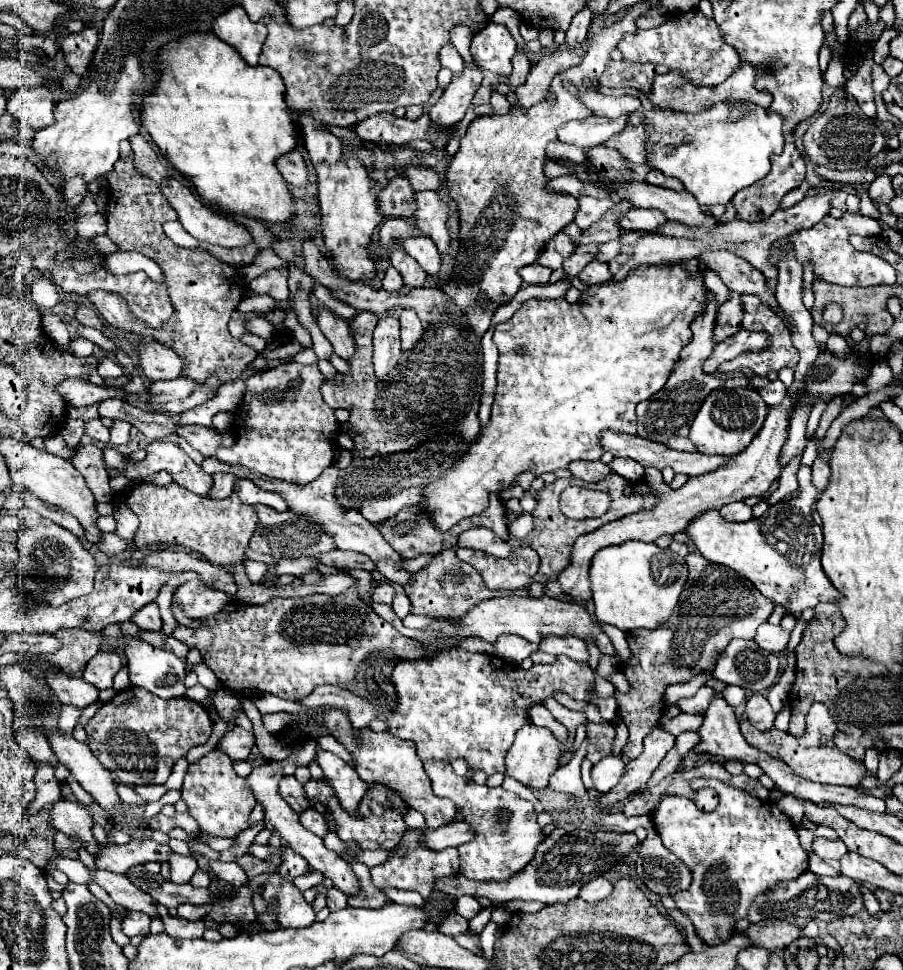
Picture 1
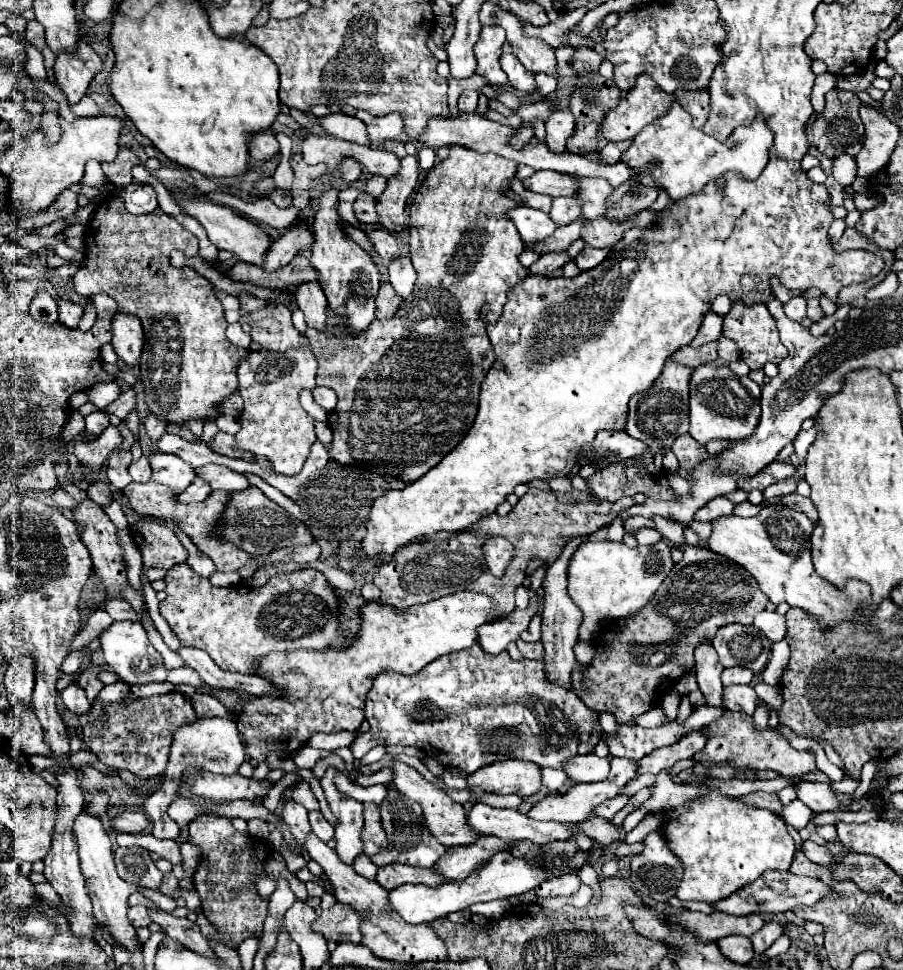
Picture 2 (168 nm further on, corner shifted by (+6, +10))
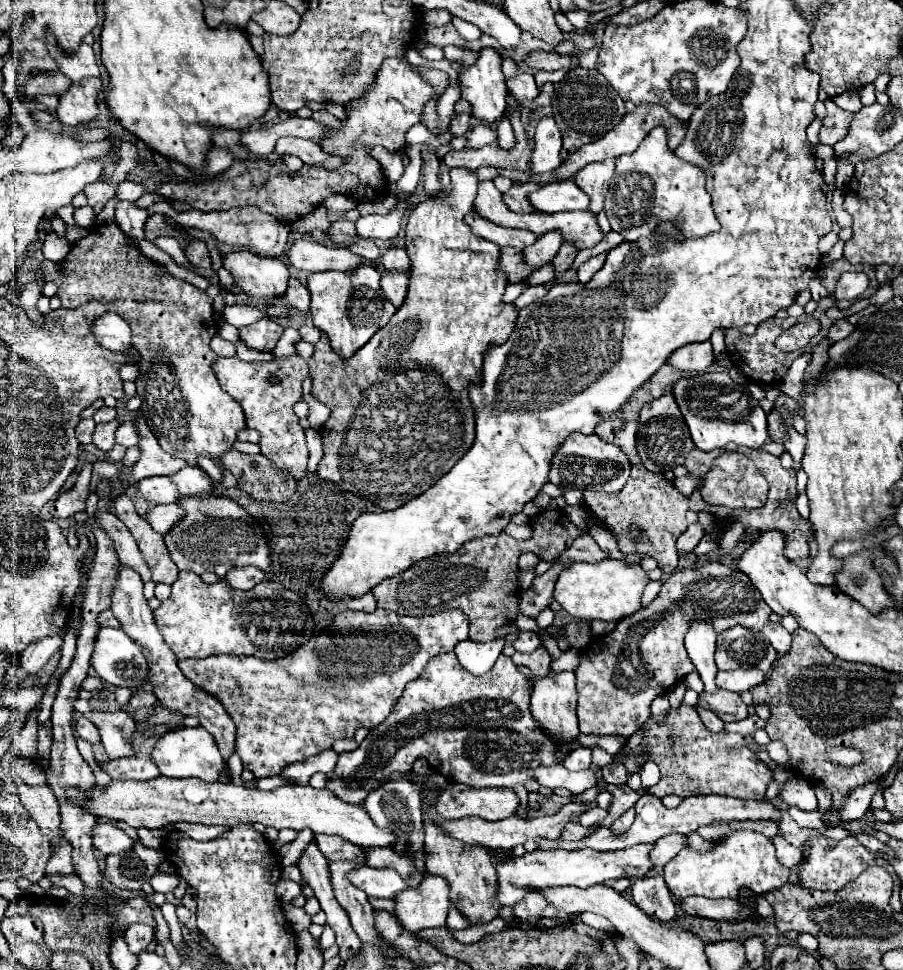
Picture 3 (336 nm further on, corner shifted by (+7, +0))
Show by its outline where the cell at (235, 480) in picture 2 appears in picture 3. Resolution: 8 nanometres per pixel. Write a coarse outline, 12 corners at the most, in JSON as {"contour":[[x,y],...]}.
{"contour":[[184,467],[172,475],[180,493],[206,495],[212,477],[200,467]]}

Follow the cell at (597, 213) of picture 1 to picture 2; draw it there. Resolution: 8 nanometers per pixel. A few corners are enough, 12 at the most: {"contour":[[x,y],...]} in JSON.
{"contour":[[555,197],[549,217],[557,227],[581,215],[581,203],[573,197]]}

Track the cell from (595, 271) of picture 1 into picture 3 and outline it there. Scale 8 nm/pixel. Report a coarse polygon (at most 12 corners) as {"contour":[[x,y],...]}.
{"contour":[[606,253],[590,257],[578,269],[578,281],[588,283],[604,265]]}

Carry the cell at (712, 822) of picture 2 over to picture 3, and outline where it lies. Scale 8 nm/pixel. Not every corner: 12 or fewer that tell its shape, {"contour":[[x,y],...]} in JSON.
{"contour":[[730,831],[664,865],[678,901],[736,899],[788,883],[772,839]]}

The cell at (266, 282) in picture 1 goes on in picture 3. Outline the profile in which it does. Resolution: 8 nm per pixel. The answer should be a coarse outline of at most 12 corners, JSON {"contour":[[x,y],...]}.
{"contour":[[310,239],[288,247],[290,265],[308,273],[352,271],[362,263],[348,247]]}

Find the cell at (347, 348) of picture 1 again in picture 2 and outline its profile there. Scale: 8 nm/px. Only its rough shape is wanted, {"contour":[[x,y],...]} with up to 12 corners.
{"contour":[[301,283],[297,305],[310,328],[323,329],[327,301],[321,287]]}

